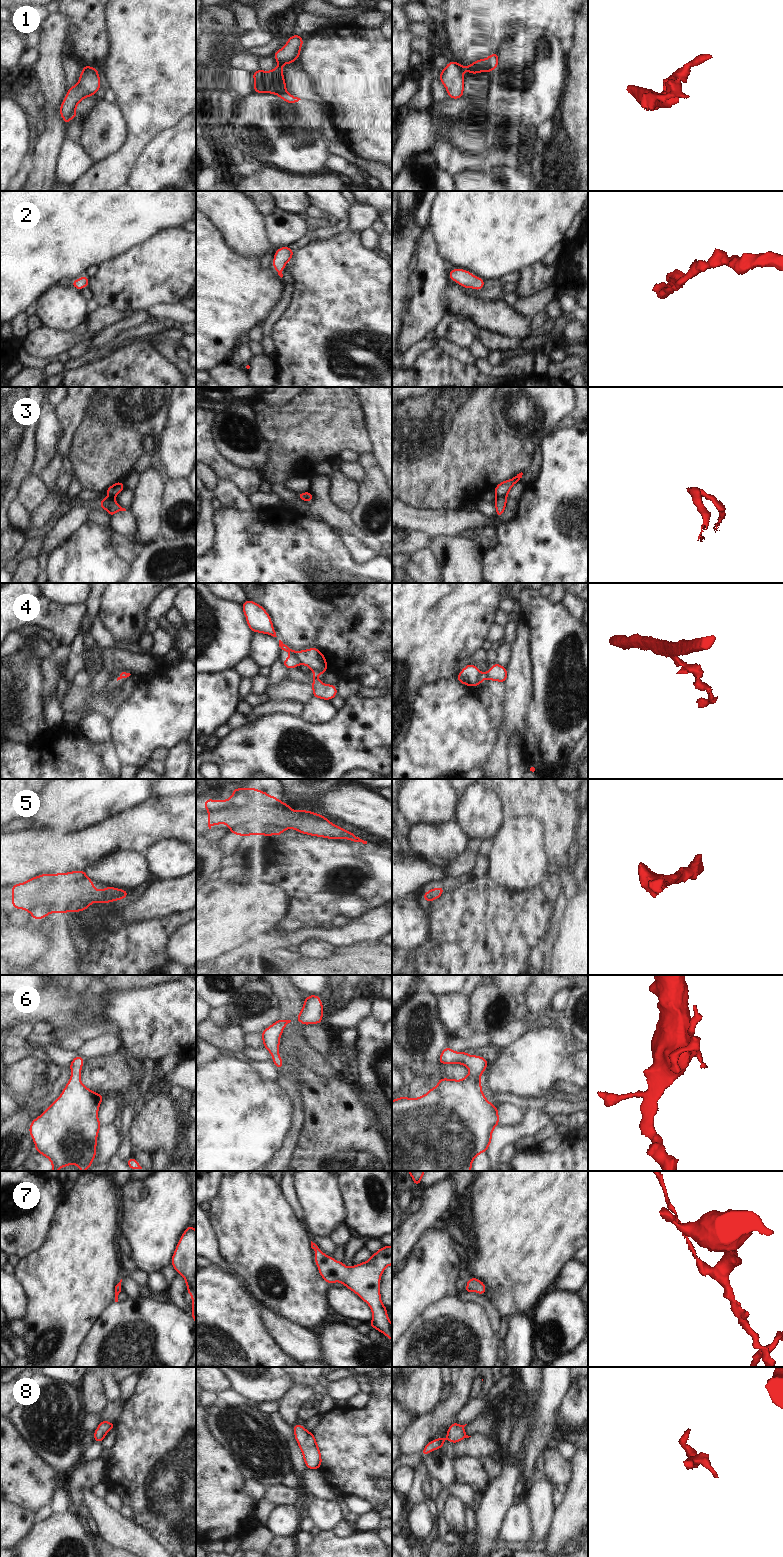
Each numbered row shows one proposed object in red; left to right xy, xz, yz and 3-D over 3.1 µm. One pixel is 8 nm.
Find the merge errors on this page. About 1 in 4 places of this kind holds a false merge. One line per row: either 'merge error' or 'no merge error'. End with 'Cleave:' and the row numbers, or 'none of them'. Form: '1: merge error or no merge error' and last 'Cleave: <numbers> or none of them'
1: merge error
2: no merge error
3: merge error
4: merge error
5: no merge error
6: no merge error
7: no merge error
8: no merge error
Cleave: 1, 3, 4

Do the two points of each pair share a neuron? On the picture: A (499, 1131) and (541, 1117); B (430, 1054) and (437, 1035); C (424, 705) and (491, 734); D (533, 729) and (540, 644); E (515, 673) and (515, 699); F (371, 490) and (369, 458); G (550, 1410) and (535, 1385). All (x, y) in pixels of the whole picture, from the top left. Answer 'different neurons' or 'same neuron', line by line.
A: same neuron
B: same neuron
C: same neuron
D: same neuron
E: same neuron
F: same neuron
G: different neurons

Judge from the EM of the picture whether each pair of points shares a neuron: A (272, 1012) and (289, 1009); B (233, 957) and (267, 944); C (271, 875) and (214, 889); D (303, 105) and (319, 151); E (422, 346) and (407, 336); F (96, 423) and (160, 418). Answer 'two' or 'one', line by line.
A: two
B: one
C: two
D: two
E: two
F: two

